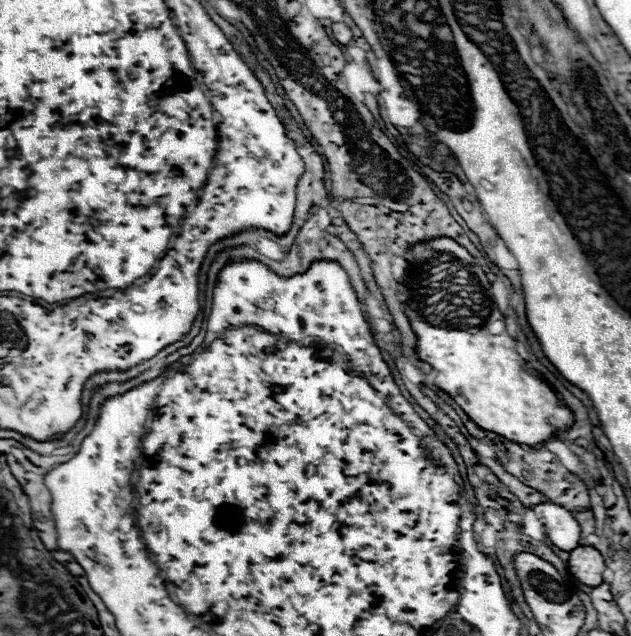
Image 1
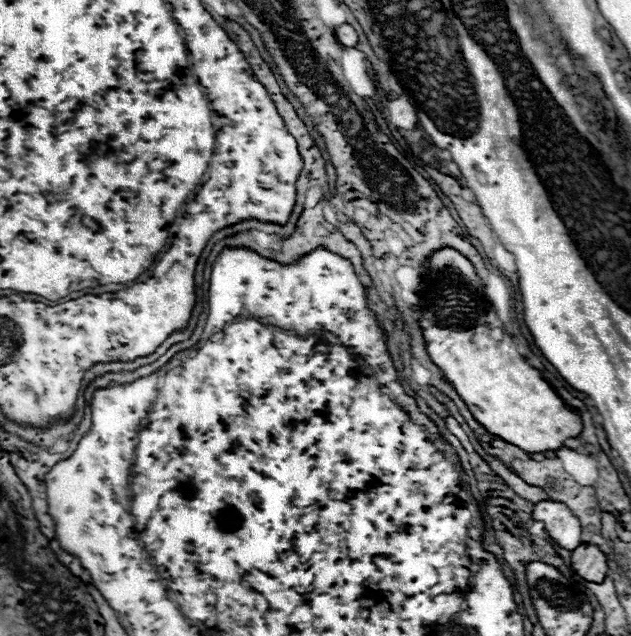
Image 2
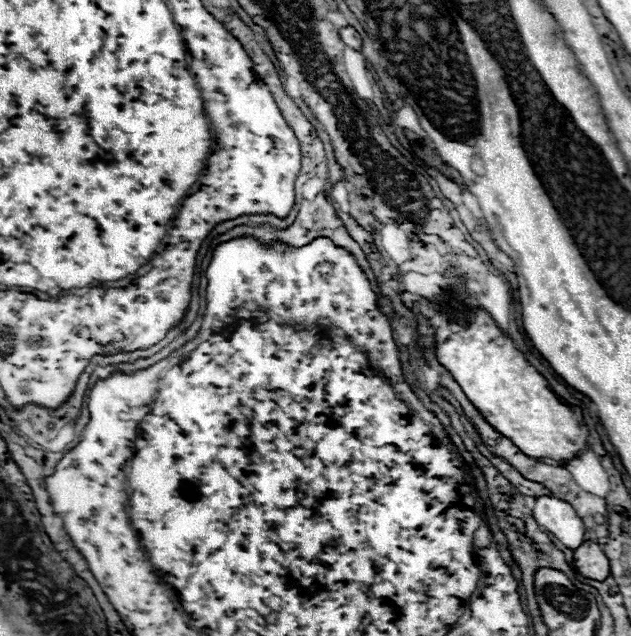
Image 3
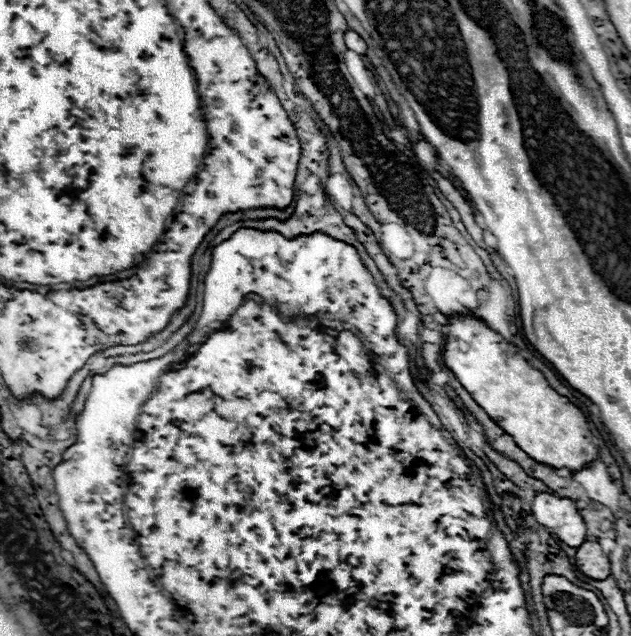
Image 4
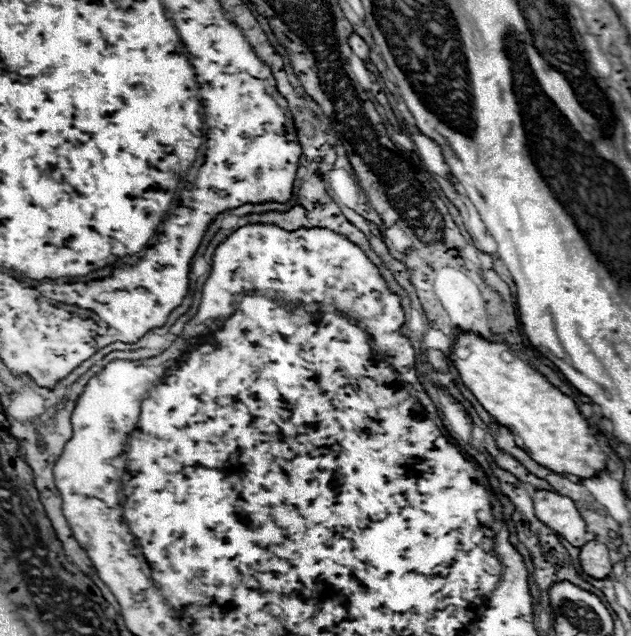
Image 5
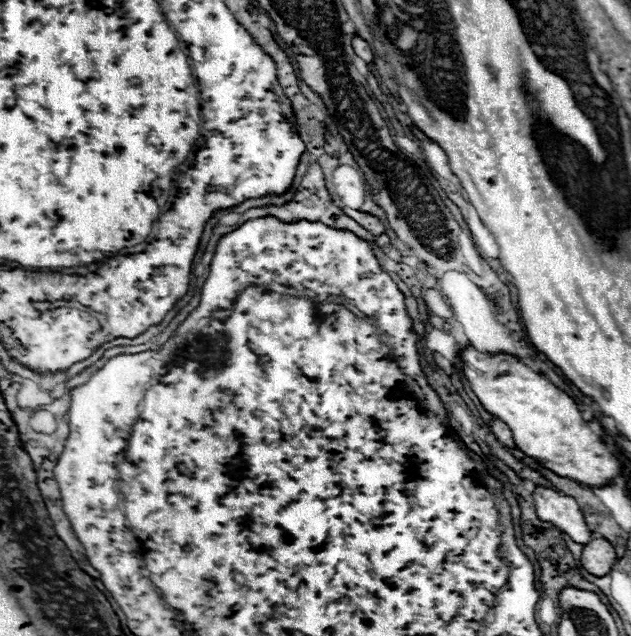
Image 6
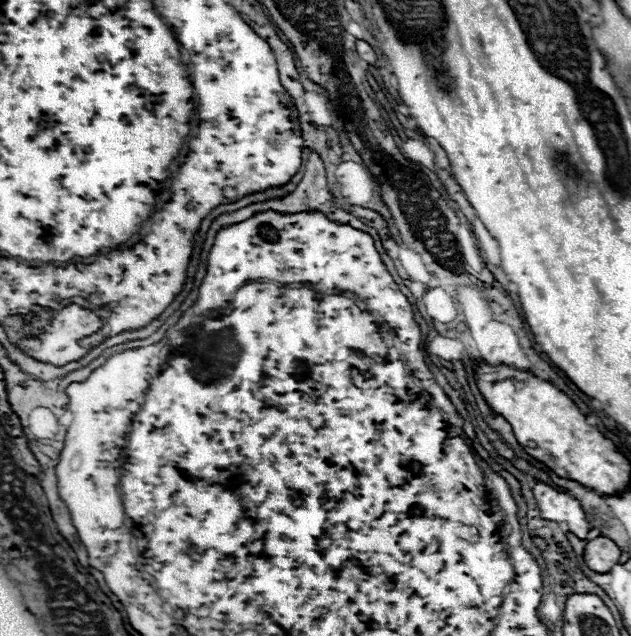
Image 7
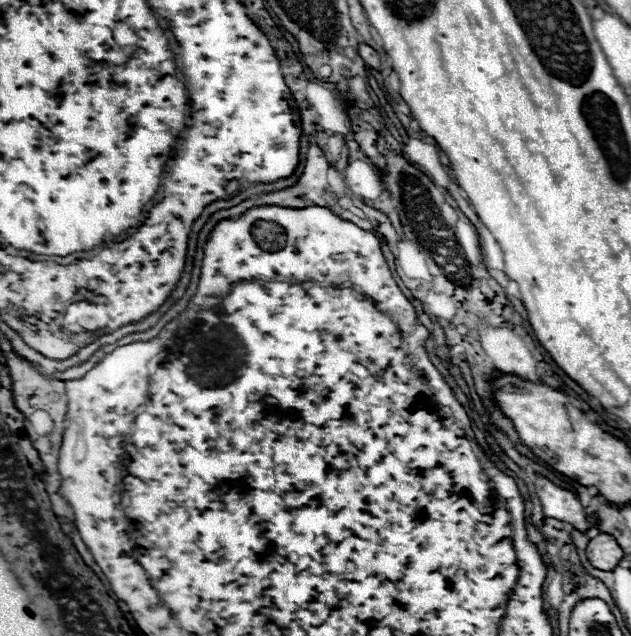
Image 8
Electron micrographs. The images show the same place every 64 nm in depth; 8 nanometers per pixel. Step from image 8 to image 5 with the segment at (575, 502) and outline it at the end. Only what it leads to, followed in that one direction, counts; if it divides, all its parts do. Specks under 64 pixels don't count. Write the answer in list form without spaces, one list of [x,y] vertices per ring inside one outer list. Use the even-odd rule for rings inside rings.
[[[548,490],[534,492],[534,514],[536,518],[552,528],[558,536],[568,540],[572,546],[584,546],[588,540],[594,540],[586,530],[586,522],[582,520],[576,504],[568,496],[560,496]]]

